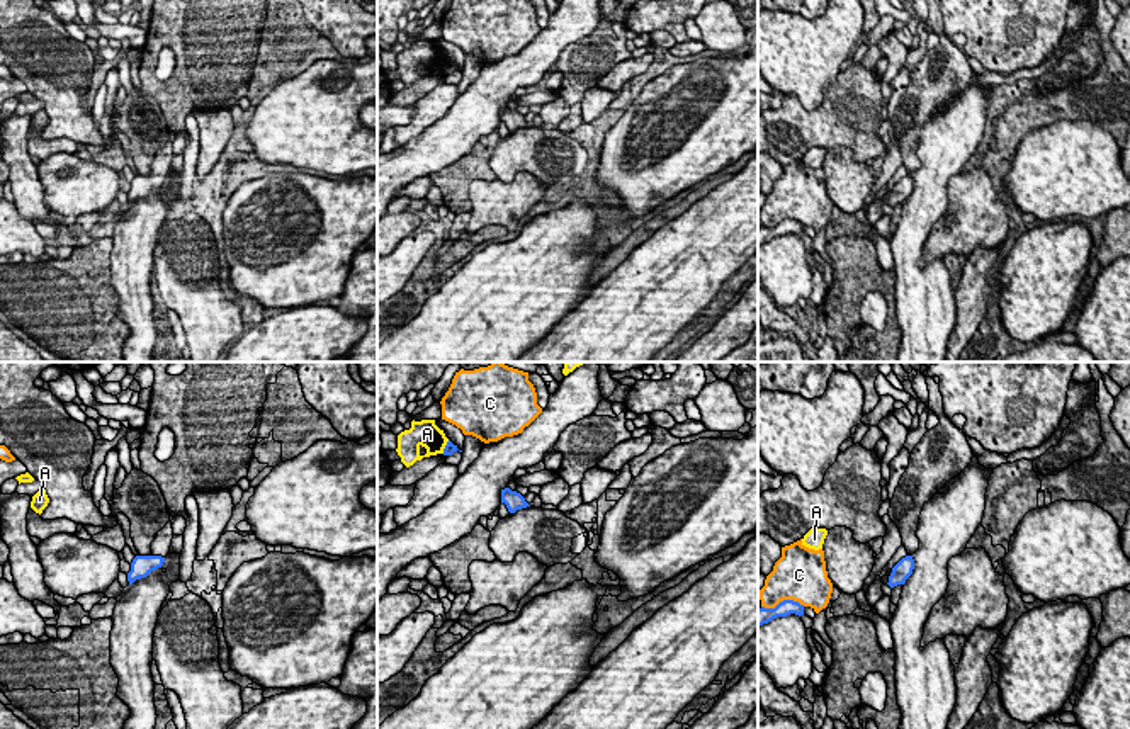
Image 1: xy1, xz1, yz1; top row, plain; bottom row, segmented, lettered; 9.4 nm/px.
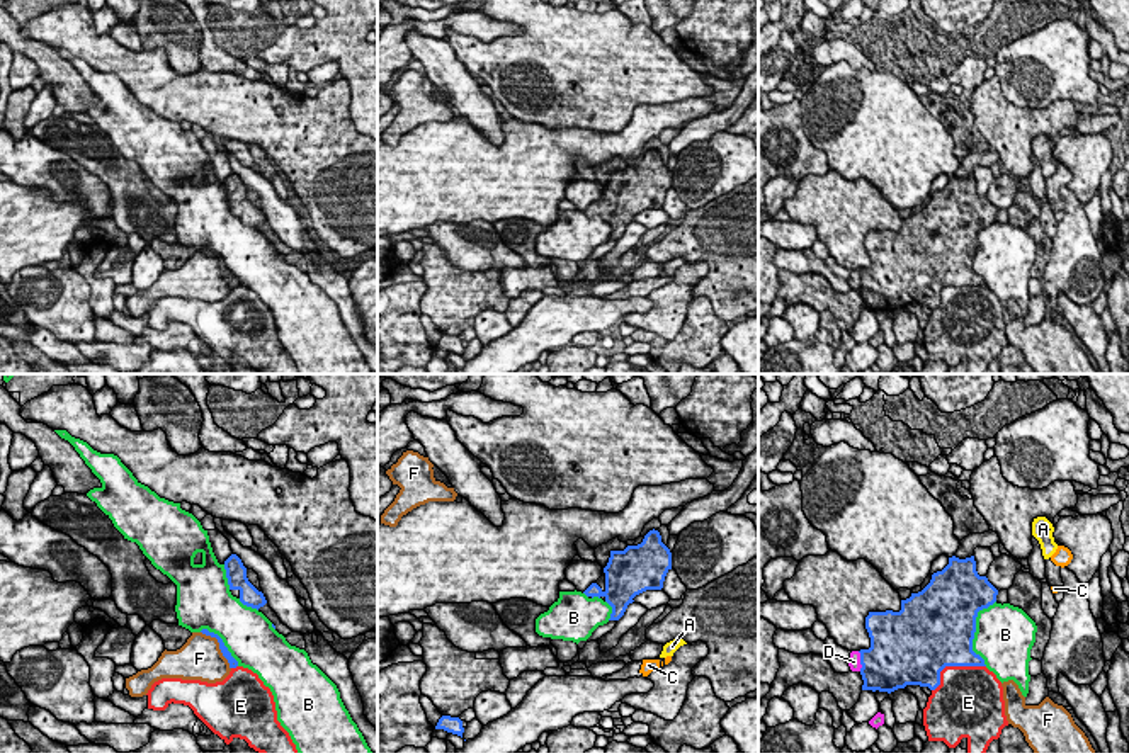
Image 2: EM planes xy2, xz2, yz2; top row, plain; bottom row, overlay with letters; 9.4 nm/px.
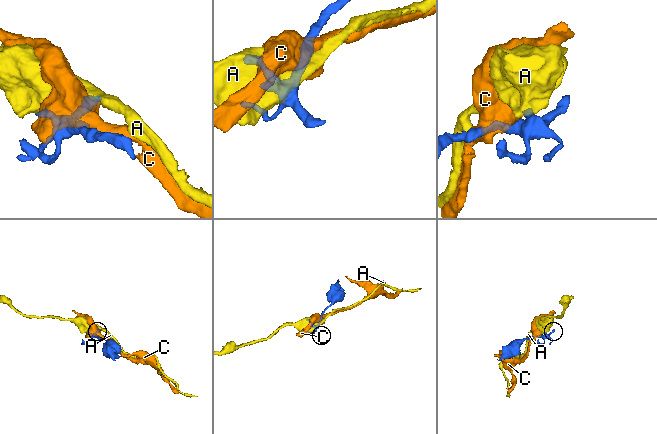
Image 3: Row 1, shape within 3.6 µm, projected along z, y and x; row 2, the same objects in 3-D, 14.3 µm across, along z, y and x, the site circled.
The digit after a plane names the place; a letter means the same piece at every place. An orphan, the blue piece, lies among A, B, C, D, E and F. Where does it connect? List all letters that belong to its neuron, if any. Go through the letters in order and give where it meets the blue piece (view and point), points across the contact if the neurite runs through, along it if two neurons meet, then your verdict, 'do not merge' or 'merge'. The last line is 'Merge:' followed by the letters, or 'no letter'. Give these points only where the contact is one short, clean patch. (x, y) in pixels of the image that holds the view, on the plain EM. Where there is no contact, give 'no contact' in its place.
A: meets blue in xz1 at (446, 67); border along xz1 (449, 60), (442, 72); do not merge
B: meets blue in yz2 at (975, 250); do not merge
C: meets blue in yz1 at (784, 220); do not merge
D: meets blue in yz2 at (861, 281); do not merge
E: meets blue in yz2 at (953, 284); do not merge
F: meets blue in xy2 at (220, 266); do not merge
Merge: no letter

